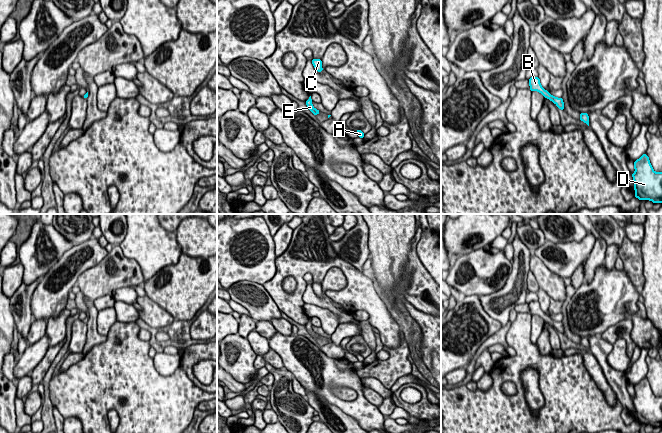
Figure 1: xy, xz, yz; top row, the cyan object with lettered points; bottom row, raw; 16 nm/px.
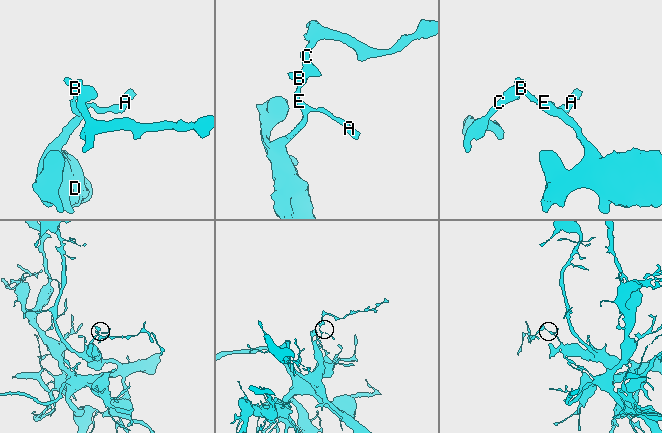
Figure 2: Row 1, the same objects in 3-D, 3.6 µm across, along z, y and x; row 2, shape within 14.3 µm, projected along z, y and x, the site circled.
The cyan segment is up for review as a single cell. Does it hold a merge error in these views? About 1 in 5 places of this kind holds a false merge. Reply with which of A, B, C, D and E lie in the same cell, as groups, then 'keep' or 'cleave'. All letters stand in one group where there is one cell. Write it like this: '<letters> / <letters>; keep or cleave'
A B C D E; keep

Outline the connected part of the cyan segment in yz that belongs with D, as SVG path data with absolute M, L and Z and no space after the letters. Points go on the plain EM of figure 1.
M647 378L634 385L635 396L632 397L635 421L662 427L662 397L655 396Z

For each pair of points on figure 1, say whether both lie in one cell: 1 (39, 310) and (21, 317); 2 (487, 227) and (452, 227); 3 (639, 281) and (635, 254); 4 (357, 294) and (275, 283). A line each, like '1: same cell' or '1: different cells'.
1: different cells
2: same cell
3: same cell
4: same cell

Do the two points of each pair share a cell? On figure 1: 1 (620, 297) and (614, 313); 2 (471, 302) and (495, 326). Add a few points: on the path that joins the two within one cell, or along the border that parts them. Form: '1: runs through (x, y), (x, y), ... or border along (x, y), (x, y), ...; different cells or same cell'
1: runs through (616, 301), (614, 309); same cell
2: runs through (473, 309), (488, 324); same cell

